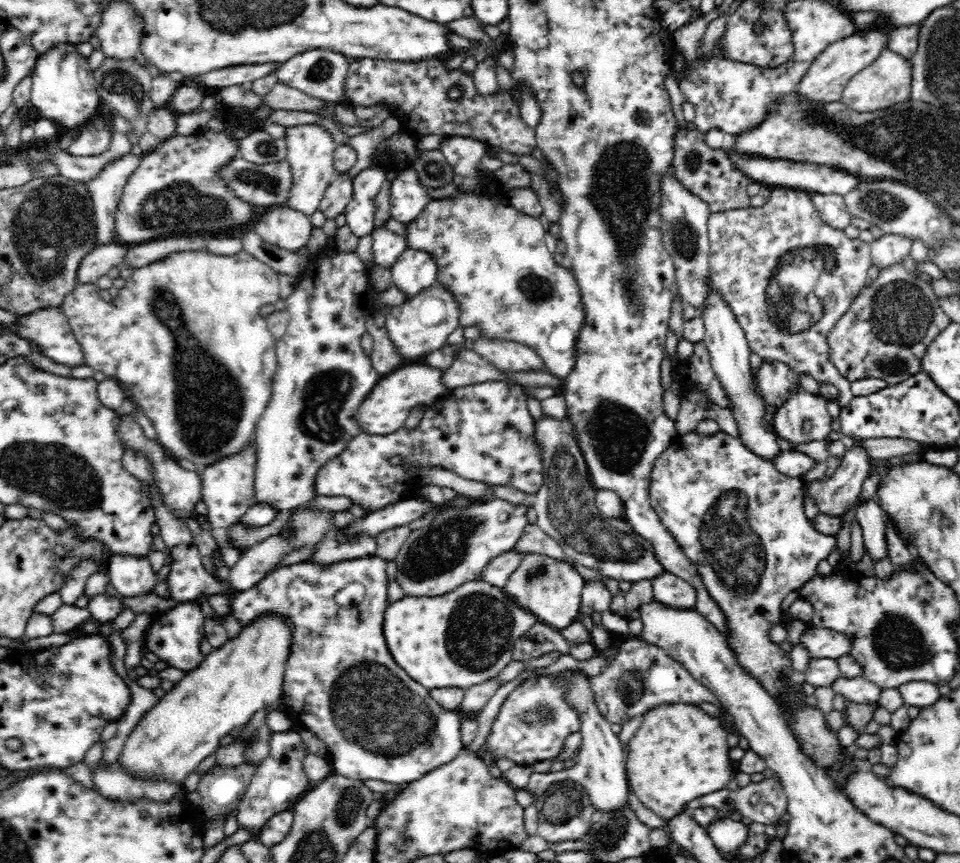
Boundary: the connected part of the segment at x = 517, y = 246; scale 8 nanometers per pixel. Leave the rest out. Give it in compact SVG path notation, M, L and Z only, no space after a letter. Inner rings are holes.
M447 137L439 148L454 172L454 183L462 194L446 200L432 199L424 212L408 223L407 247L430 253L439 268L437 282L451 290L462 306L460 325L479 326L487 338L512 340L529 345L543 358L552 374L566 378L575 369L576 343L586 322L586 309L578 281L567 263L558 264L546 247L546 230L538 217L514 209L506 202L506 190L499 186L492 172L480 171L486 146L470 138Z

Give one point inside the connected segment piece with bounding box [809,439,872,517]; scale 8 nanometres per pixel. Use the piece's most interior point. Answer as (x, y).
(834, 495)

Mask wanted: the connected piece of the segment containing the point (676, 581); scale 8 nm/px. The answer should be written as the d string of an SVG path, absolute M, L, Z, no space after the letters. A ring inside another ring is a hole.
M664 572L652 579L654 596L658 602L672 608L693 608L697 592L687 580L675 574Z

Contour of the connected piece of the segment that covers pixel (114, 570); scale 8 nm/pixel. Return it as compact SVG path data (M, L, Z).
M111 553L104 569L108 579L110 579L110 584L123 597L140 596L140 594L148 594L148 592L153 592L154 590L157 574L152 571L152 564L148 560L147 555L134 556L133 554Z

